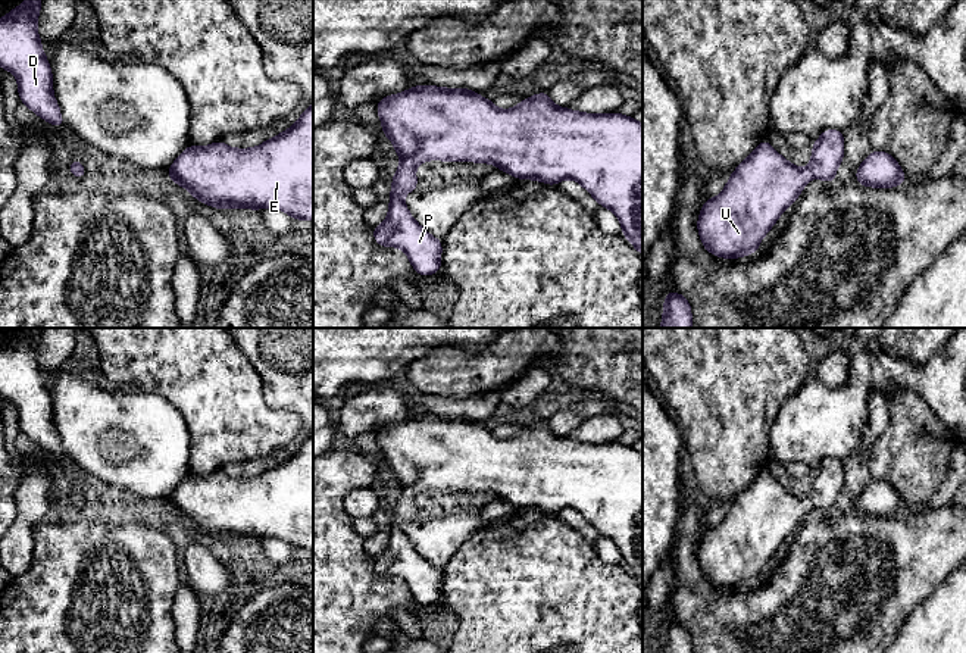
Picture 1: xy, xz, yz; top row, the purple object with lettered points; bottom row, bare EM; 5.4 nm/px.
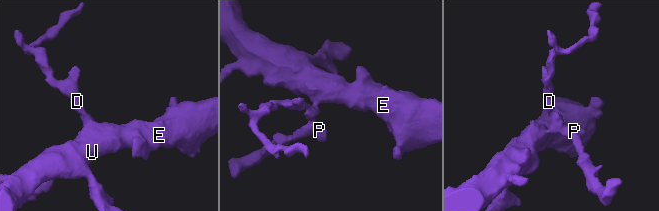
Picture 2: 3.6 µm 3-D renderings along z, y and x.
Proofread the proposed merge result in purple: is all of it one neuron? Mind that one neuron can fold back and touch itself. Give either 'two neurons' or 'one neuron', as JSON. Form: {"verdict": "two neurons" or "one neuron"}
{"verdict": "one neuron"}

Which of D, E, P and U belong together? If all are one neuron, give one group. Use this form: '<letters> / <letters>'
D E P U

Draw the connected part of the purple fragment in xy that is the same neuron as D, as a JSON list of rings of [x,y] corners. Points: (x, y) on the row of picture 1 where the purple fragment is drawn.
[[[26,0],[0,19],[0,68],[18,79],[19,100],[53,126],[66,126],[53,96],[53,75],[43,53],[37,18],[43,0]]]

